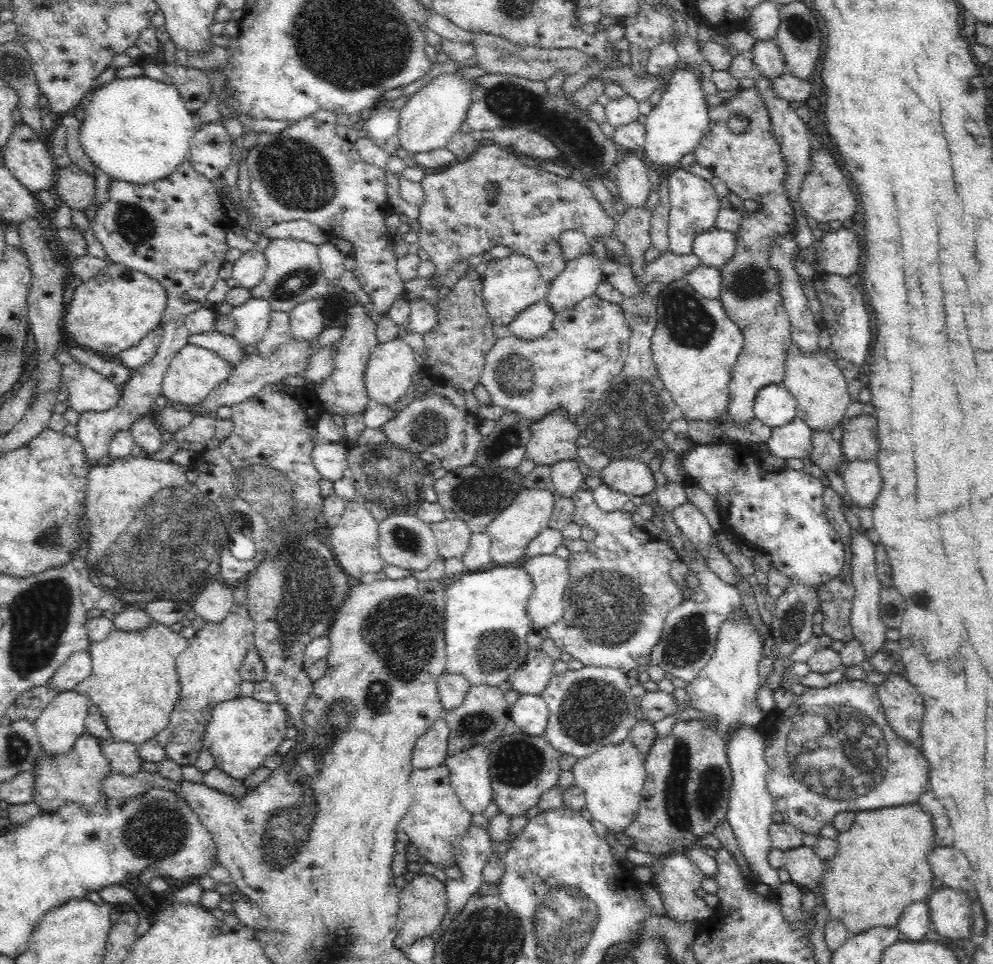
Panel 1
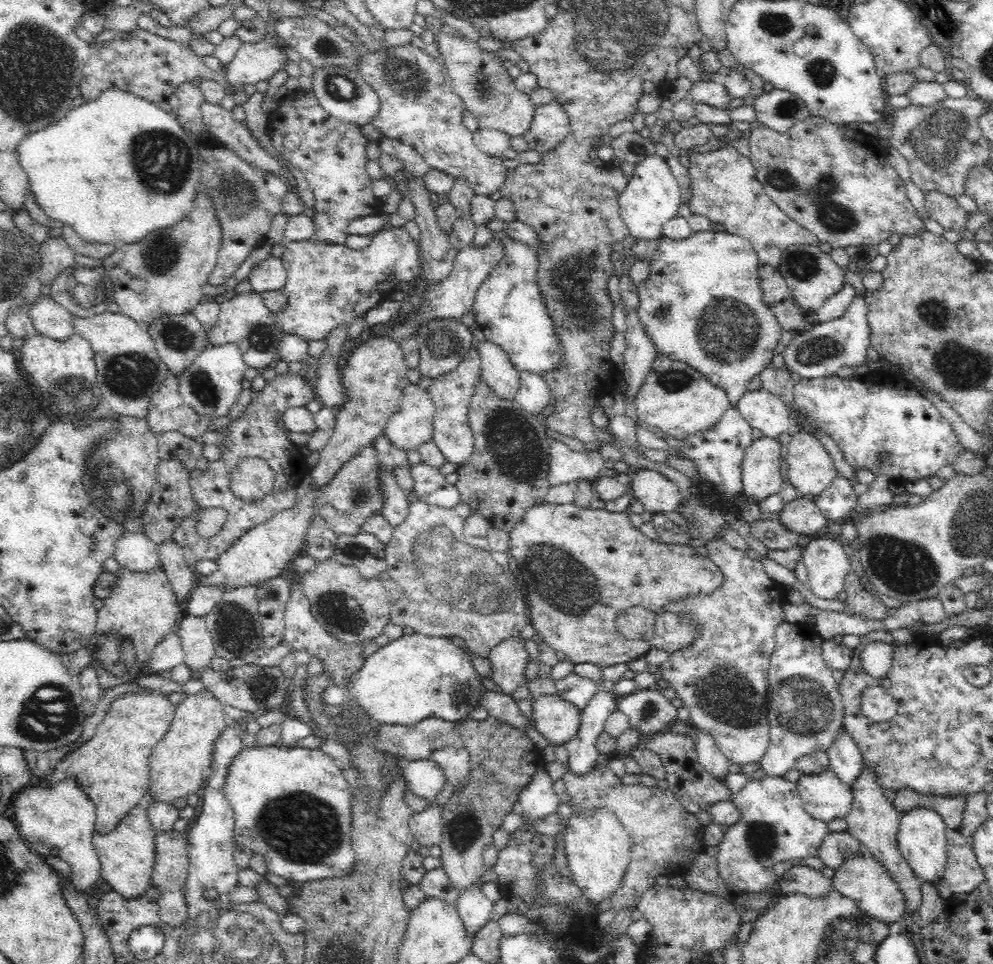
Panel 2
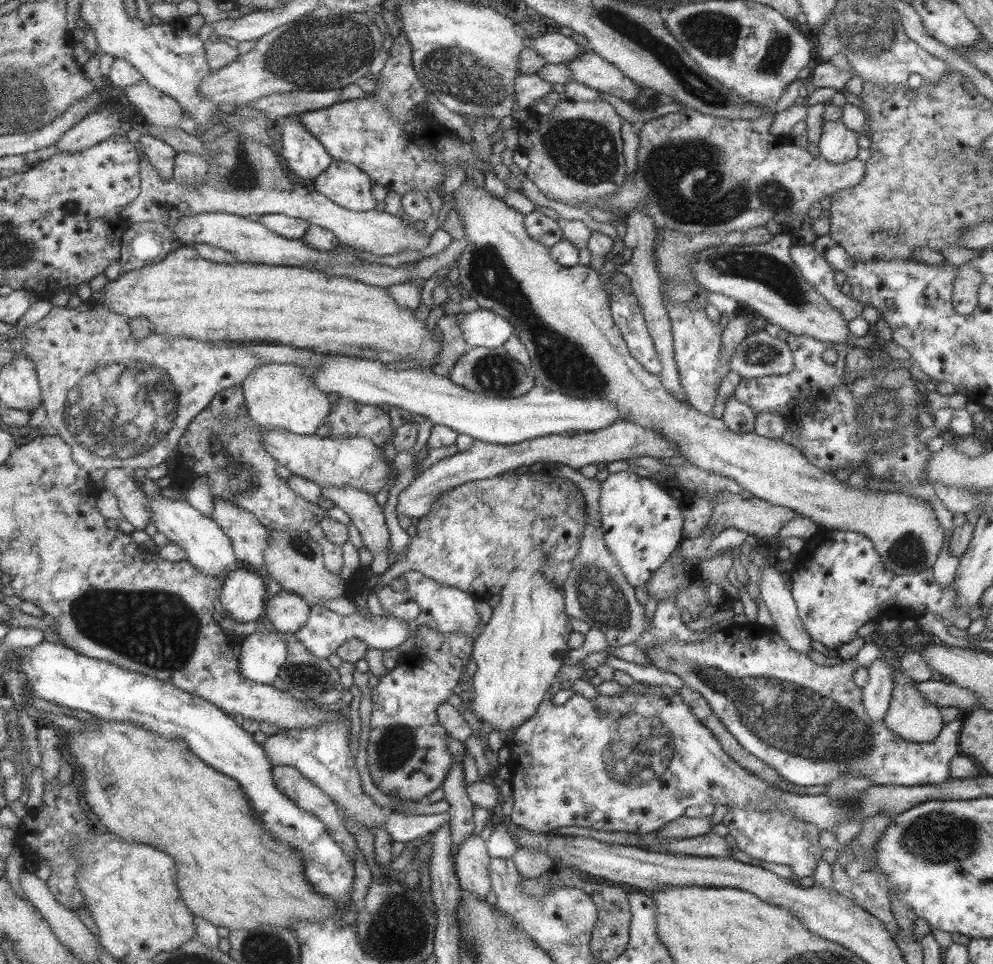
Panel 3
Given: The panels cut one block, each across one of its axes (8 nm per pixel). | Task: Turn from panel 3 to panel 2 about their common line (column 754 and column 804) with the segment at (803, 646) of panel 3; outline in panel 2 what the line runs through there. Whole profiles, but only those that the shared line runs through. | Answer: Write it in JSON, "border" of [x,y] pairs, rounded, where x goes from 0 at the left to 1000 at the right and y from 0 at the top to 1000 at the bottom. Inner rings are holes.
{"border":[[[820,559],[810,568],[807,582],[812,586],[818,617],[840,622],[849,613],[850,598],[857,593],[853,568],[841,559]]]}

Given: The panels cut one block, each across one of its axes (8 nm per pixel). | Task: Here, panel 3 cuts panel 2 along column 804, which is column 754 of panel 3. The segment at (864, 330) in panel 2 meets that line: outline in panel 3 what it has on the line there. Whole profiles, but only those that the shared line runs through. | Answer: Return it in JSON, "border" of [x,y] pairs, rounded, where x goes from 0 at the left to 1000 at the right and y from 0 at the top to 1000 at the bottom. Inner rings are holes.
{"border":[[[770,342],[755,343],[750,351],[741,359],[738,367],[733,371],[733,384],[743,388],[745,392],[762,392],[774,389],[785,389],[799,383],[800,372],[793,356],[783,351],[773,348]]]}

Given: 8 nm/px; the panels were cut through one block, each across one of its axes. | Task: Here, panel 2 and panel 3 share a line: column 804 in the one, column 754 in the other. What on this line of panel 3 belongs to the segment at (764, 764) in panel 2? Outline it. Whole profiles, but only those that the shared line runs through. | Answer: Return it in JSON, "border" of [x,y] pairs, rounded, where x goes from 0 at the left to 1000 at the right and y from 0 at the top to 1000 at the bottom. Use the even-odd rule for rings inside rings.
{"border":[[[760,645],[750,646],[746,649],[736,649],[731,654],[723,654],[714,661],[706,665],[688,666],[687,664],[663,664],[663,668],[655,670],[652,674],[648,674],[650,680],[655,685],[654,689],[658,689],[665,695],[676,697],[688,707],[688,712],[692,715],[703,718],[715,732],[718,741],[722,743],[725,750],[732,756],[734,761],[752,779],[767,788],[772,795],[779,797],[793,811],[801,813],[801,815],[827,815],[827,813],[835,813],[836,809],[841,809],[844,805],[870,805],[879,815],[923,815],[923,814],[939,814],[946,813],[957,807],[954,791],[959,784],[964,783],[965,763],[968,759],[968,748],[964,745],[951,752],[947,758],[945,766],[940,770],[913,770],[908,767],[903,760],[896,758],[889,747],[878,748],[872,733],[868,730],[868,715],[859,710],[859,696],[862,691],[872,691],[872,693],[886,680],[886,672],[881,667],[870,667],[864,674],[861,684],[856,688],[848,690],[830,691],[823,690],[807,675],[801,675],[791,666],[780,654],[776,654],[769,649],[763,649]]]}

